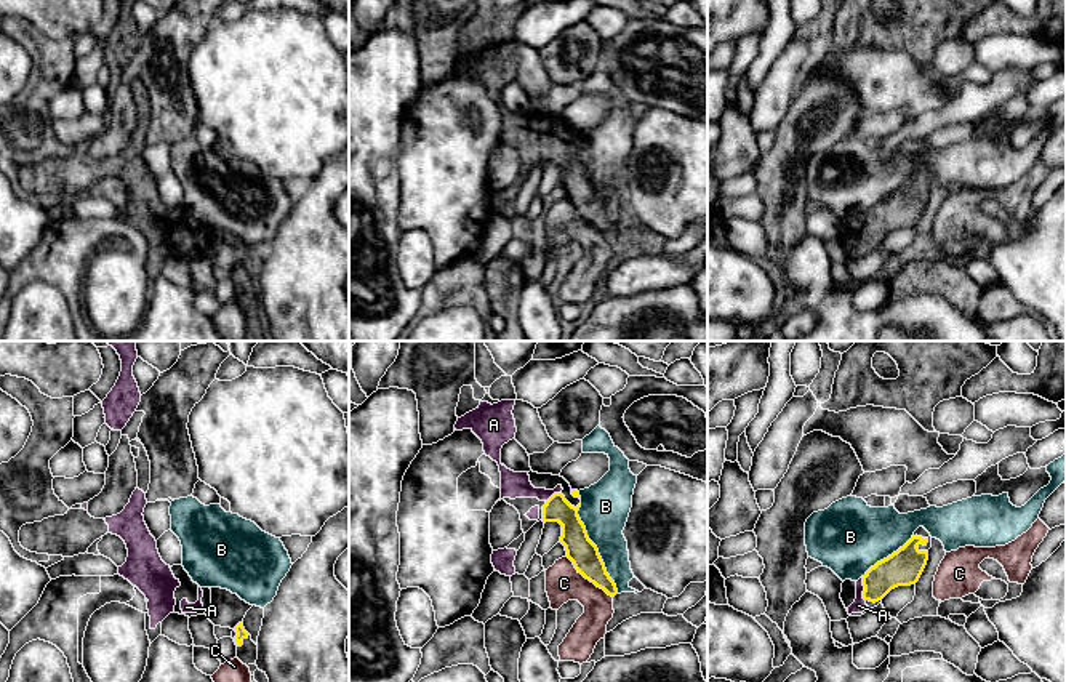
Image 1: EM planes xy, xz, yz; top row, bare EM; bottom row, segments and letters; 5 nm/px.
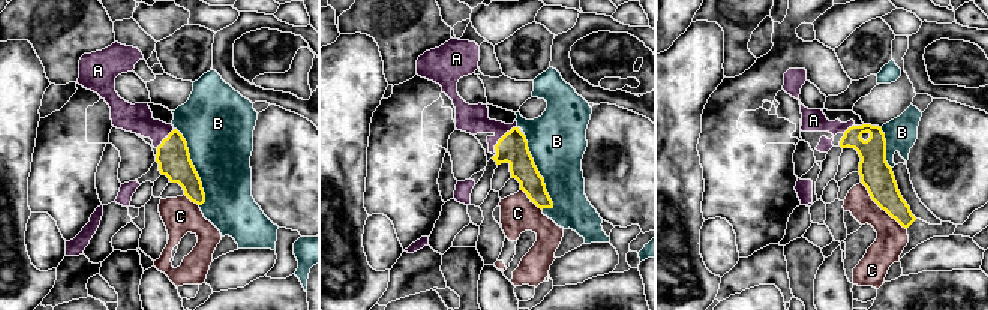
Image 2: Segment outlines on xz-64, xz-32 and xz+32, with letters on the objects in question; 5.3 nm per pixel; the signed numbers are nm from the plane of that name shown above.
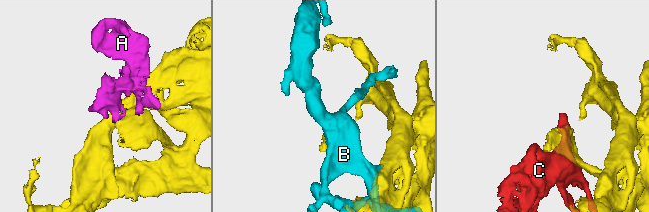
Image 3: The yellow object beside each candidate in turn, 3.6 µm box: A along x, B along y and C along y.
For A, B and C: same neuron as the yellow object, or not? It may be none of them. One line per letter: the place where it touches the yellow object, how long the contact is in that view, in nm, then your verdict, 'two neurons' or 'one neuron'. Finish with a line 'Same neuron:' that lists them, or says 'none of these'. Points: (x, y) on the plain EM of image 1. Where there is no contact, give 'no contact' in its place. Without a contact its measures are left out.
A: meets yellow in yz at (865, 231); contact 130 nm long; one neuron
B: meets yellow in xz at (596, 189); contact 500 nm long; two neurons
C: meets yellow in xz at (588, 220); contact 320 nm long; two neurons
Same neuron: A

